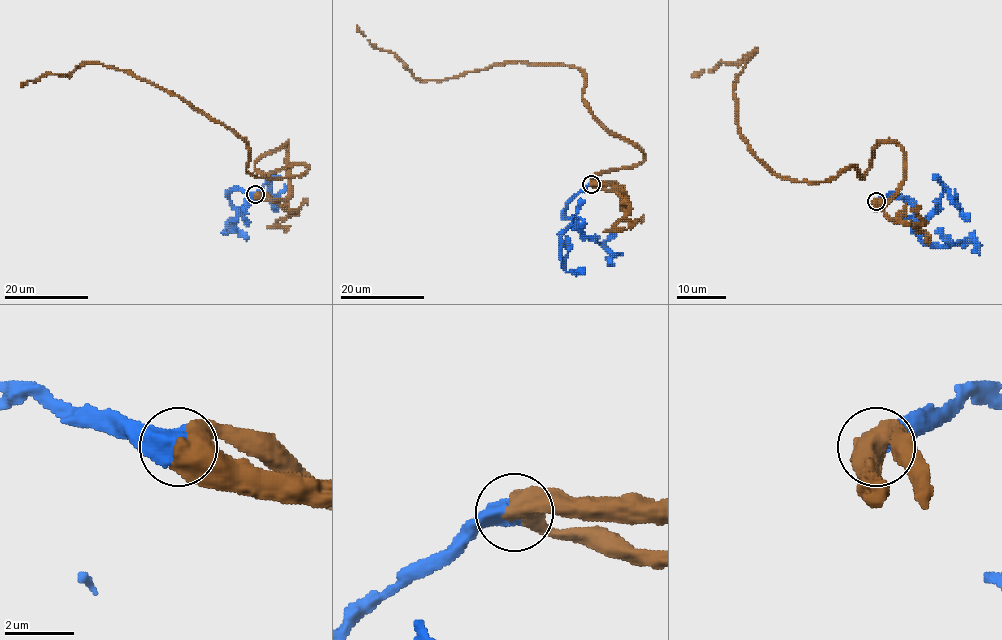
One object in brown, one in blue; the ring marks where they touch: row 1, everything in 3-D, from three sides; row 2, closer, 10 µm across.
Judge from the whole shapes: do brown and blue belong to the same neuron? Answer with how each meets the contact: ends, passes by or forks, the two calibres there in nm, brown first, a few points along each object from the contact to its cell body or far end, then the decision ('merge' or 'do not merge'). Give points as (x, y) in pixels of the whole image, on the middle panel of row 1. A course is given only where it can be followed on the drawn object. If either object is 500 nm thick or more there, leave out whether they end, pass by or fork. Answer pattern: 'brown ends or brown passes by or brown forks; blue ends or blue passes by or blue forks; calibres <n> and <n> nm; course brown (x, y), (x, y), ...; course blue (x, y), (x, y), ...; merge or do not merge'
calibres 600 and 700 nm; course brown (591, 185), (624, 209), (591, 178), (643, 152), (594, 116), (575, 67), (417, 79), (356, 26); course blue (591, 185), (569, 203), (564, 212), (572, 223), (562, 234), (566, 270), (585, 269); merge

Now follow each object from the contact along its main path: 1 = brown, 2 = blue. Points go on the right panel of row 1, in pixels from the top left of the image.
1: (876, 202), (904, 177), (899, 144), (861, 176), (782, 179), (740, 135), (756, 48), (692, 76)
2: (876, 202), (897, 194), (914, 208), (913, 232), (924, 243), (967, 244), (975, 239), (977, 244), (973, 250)

